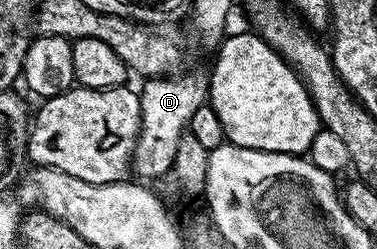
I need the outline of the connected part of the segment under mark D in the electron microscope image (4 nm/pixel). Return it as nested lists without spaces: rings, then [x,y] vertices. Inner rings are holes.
[[[181,72],[175,76],[150,78],[143,83],[144,90],[139,91],[140,135],[136,137],[136,153],[132,155],[132,170],[137,179],[160,178],[173,169],[179,138],[186,132],[190,116],[208,102],[208,79],[207,73]]]

